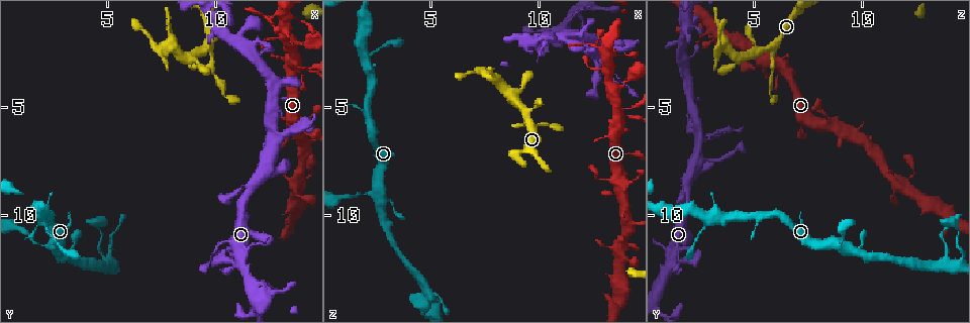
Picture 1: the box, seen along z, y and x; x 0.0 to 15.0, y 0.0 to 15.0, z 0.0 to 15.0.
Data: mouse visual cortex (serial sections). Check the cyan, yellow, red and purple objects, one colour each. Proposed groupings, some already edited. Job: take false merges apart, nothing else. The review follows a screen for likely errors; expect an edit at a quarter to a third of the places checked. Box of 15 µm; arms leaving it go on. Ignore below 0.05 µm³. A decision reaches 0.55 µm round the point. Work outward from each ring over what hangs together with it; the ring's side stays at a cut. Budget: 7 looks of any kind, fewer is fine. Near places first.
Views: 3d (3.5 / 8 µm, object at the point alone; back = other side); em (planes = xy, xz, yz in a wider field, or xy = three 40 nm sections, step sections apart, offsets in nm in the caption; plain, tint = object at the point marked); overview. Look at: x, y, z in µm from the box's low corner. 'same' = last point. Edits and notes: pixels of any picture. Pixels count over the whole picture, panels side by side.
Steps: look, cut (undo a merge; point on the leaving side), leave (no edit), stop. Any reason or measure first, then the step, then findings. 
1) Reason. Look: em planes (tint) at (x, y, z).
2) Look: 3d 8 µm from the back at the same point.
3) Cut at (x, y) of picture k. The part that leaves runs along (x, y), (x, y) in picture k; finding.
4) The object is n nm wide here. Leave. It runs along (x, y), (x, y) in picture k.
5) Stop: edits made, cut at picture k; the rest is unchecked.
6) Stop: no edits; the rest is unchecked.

Abrupt turn. Look: 3d 8 µm at (12.7, 5.3, 8.4).

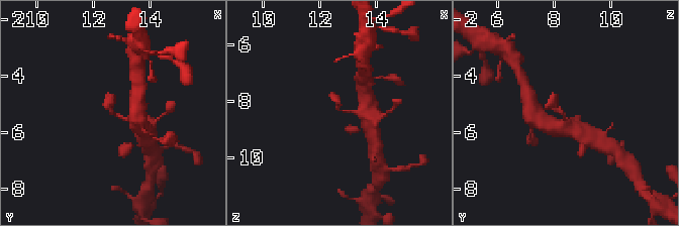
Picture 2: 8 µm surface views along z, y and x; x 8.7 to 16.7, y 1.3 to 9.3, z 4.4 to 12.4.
Zoom in. Look: 3d 3.5 µm at (12.8, 5.4, 8.3).

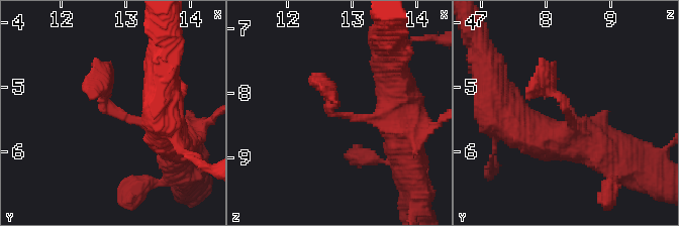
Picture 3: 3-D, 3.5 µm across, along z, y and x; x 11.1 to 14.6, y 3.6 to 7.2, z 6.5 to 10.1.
Look: em xy step 2 (tint) at (12.70, 5.35, 8.30).

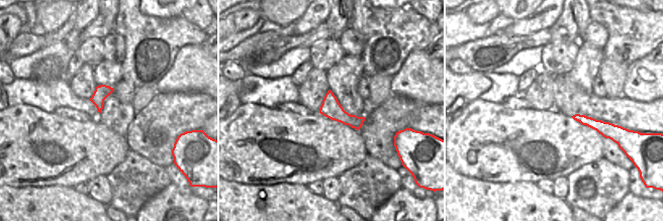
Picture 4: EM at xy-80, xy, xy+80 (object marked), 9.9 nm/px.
Leave. It runs along (171, 140), (109, 113), (94, 60) in picture 3; all the same cell.

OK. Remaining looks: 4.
Thin neck. Look: 3d 3.5 µm at (10.4, 4.3, 5.8).

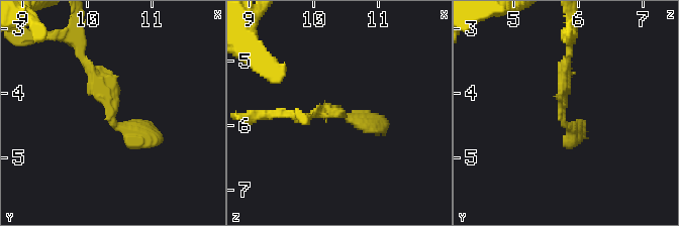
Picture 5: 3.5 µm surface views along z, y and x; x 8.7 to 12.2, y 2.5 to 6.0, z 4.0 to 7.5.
Look: em planes (tint) at (10.35, 4.30, 5.75).

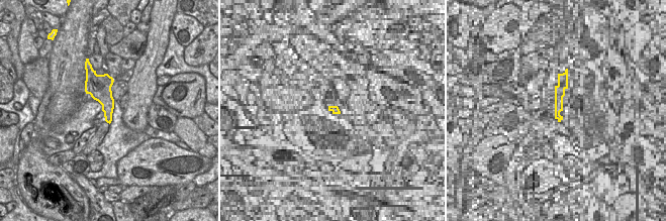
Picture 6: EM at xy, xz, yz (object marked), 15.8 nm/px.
The object is 280 nm wide here. Leave. It runs along (81, 57), (115, 125), (159, 140) in picture 5; one cell here.

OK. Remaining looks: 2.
A fork. Look: 3d 3.5 µm at (13.6, 3.1, 6.2).

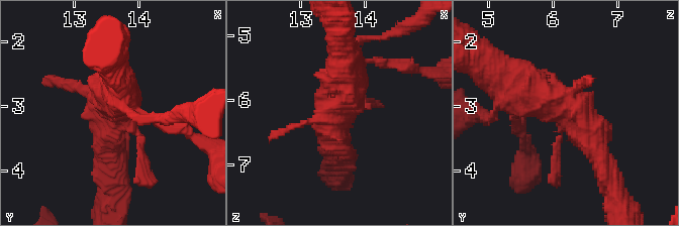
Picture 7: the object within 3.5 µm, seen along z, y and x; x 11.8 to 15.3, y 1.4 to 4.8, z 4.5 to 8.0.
Look: em xy step 5 (tint) at (13.60, 3.05, 6.20).

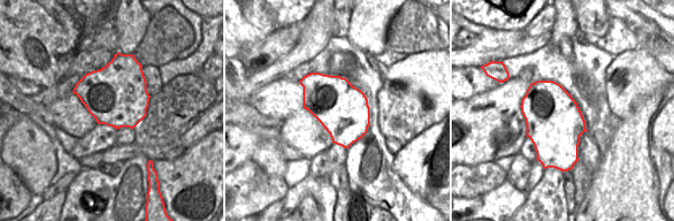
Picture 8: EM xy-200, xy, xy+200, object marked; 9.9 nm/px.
Leave. It runs along (605, 164), (572, 112), (507, 88) in picture 7; one cell here.

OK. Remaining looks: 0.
Stop: no edits; the rest is unchecked.

